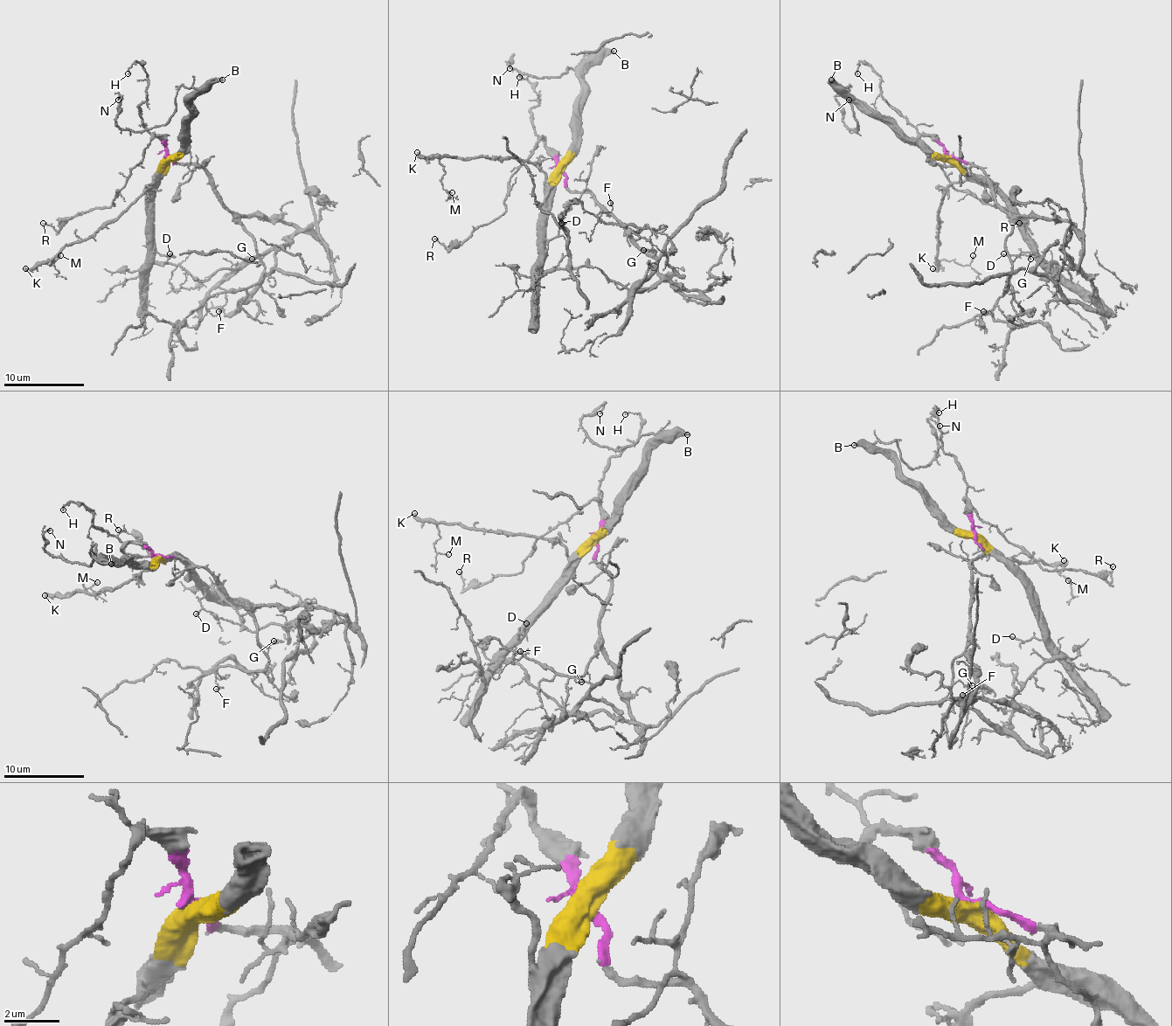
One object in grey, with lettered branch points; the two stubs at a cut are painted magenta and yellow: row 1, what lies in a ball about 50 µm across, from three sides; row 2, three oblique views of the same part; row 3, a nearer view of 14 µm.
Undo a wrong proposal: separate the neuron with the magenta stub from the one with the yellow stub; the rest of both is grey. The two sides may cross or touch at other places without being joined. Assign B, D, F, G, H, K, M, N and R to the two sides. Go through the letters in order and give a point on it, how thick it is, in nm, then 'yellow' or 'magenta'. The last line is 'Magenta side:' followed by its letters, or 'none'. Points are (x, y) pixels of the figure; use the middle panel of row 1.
B: (613, 51) | 400 nm | yellow
D: (561, 223) | 150 nm | yellow
F: (610, 203) | 120 nm | magenta
G: (643, 250) | 120 nm | magenta
H: (519, 77) | 120 nm | magenta
K: (417, 152) | 380 nm | yellow
M: (452, 192) | 120 nm | yellow
N: (509, 68) | 120 nm | yellow
R: (434, 239) | 130 nm | magenta
Magenta side: F, G, H, R

